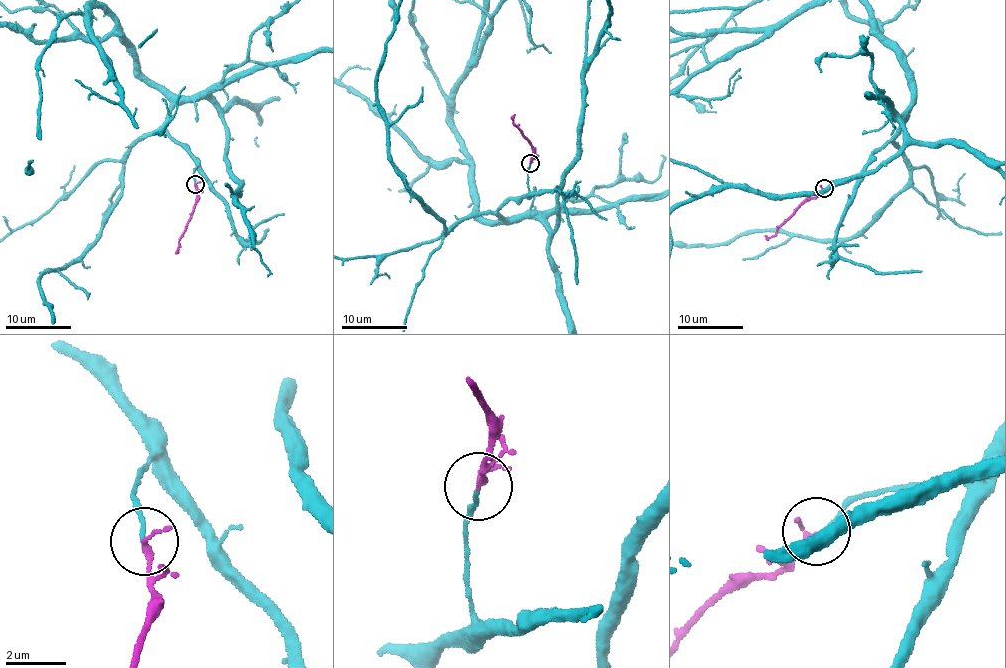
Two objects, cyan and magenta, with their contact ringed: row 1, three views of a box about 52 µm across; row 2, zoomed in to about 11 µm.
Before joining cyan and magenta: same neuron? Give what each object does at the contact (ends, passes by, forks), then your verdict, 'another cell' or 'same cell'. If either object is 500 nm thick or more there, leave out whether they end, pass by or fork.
cyan ends; magenta passes by; same cell

